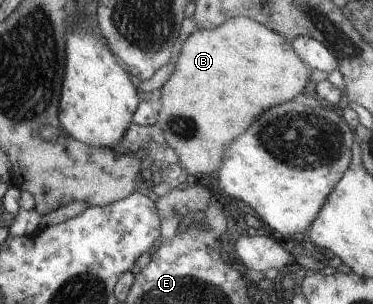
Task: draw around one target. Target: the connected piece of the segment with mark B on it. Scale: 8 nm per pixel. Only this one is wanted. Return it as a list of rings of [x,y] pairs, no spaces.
[[[238,16],[230,18],[227,22],[212,29],[196,28],[196,30],[184,40],[180,52],[178,52],[178,58],[176,58],[176,62],[174,62],[172,74],[168,76],[168,80],[162,84],[162,87],[154,93],[154,100],[158,107],[157,122],[154,126],[162,132],[166,146],[176,153],[178,157],[178,168],[181,168],[186,174],[196,178],[201,177],[203,174],[208,175],[215,172],[220,167],[223,151],[227,144],[243,131],[246,131],[247,127],[254,121],[254,118],[258,117],[258,114],[261,114],[264,110],[278,105],[279,103],[295,100],[295,96],[298,93],[306,91],[305,86],[308,82],[310,70],[312,69],[304,65],[293,54],[290,42],[286,42],[281,35],[275,34],[273,31],[268,30],[268,27],[260,25],[250,18]]]

